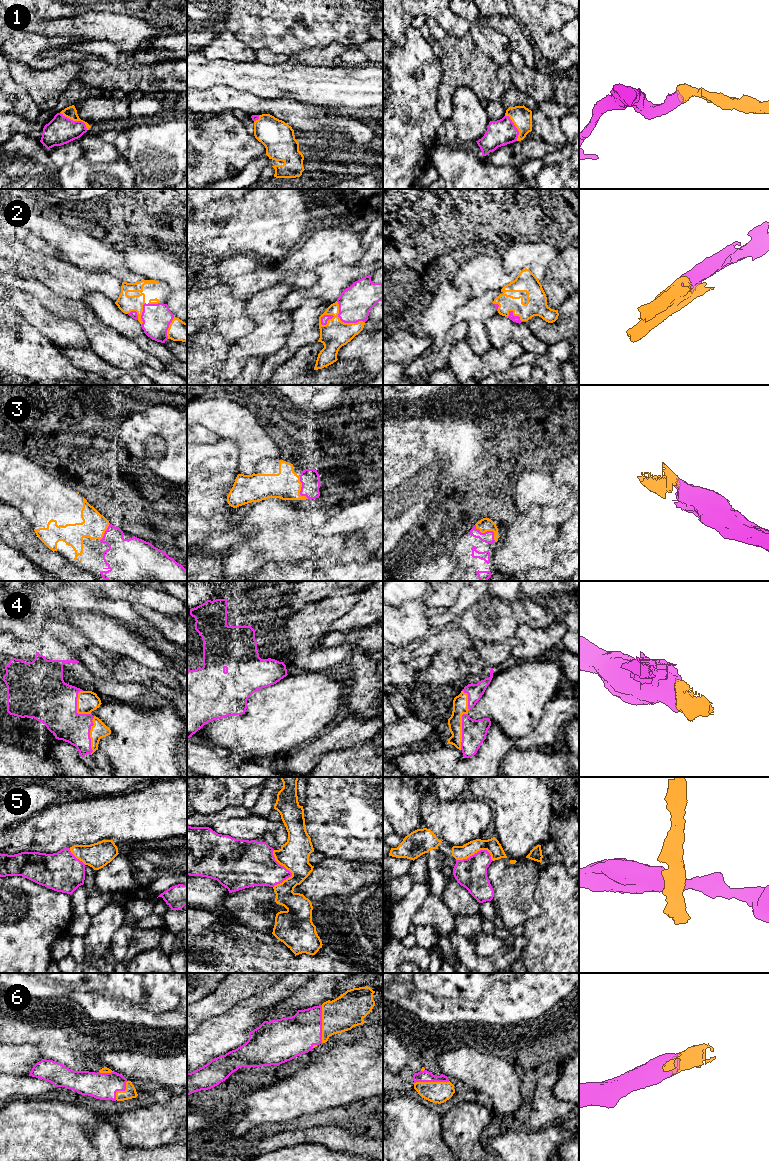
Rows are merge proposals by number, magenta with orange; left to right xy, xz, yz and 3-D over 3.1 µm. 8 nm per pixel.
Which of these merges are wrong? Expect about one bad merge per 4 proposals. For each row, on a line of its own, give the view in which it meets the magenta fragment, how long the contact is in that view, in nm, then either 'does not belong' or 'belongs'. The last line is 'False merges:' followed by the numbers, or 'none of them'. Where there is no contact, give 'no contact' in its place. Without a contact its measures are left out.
1: contact in xy; length 260 nm; belongs
2: contact in xz; length 280 nm; belongs
3: contact in yz; length 220 nm; belongs
4: contact in yz; length 300 nm; belongs
5: contact in xz; length 300 nm; does not belong
6: contact in xz; length 300 nm; belongs
False merges: 5

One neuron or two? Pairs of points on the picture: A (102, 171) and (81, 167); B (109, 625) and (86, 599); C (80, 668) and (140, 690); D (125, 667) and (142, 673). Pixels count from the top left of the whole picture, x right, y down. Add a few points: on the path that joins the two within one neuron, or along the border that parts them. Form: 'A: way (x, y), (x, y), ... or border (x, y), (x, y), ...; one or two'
A: way (97, 171), (86, 171); one
B: border (107, 616), (124, 626); two
C: way (93, 682), (113, 690), (125, 690); one
D: way (129, 671), (138, 672); one

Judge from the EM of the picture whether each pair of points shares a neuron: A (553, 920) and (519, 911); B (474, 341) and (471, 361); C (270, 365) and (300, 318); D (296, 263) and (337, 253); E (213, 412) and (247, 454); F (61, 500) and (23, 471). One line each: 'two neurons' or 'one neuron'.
A: two neurons
B: two neurons
C: one neuron
D: one neuron
E: one neuron
F: one neuron

